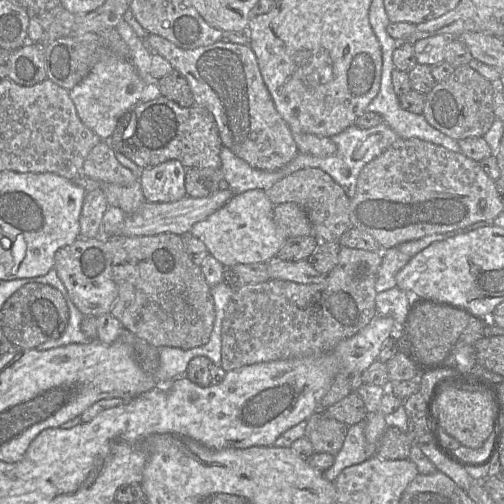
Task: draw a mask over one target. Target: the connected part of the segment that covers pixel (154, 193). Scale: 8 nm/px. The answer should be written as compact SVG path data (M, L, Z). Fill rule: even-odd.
M169 160L143 169L140 185L147 202L169 203L184 198L186 168L177 160Z

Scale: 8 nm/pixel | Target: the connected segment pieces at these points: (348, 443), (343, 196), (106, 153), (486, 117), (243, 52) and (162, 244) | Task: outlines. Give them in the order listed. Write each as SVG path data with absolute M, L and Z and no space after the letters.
M365 420L349 426L344 444L335 455L333 465L323 473L328 481L333 482L343 469L374 456L374 449L366 442L364 428Z
M319 168L300 169L264 191L274 205L296 203L306 213L313 228L313 235L319 243L338 241L341 235L352 227L349 214L351 198L329 174Z
M109 140L99 141L86 157L82 175L101 183L128 186L138 180L129 169L122 166L115 156Z
M469 65L454 67L448 79L436 83L426 94L423 115L433 127L457 141L483 137L496 119L493 109L495 85Z
M149 34L145 43L186 78L194 105L210 111L222 145L238 158L253 168L274 171L288 164L299 153L292 131L276 109L249 44L223 39L208 46L183 49L156 34Z
M162 233L153 236L139 237L113 235L104 239L106 239L107 249L111 254L113 280L118 287L118 298L113 305L110 314L118 319L125 329L156 348L176 347L188 350L207 344L210 339L216 317L214 299L211 293L211 287L206 282L201 267L196 265L186 252L182 236L173 233Z

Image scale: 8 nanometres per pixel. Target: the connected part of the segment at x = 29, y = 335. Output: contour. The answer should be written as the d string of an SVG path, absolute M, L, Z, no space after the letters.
M28 283L13 293L2 307L1 330L6 338L22 349L34 349L38 345L58 339L68 326L70 312L59 290L42 283Z

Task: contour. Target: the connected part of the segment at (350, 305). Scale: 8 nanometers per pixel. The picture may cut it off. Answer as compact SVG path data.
M341 247L338 264L328 274L327 278L321 283L300 284L286 280L269 279L268 281L256 284L243 284L238 289L234 290L234 293L225 309L221 329L221 338L222 338L221 367L226 372L228 372L250 364L290 358L318 357L330 352L340 341L356 335L359 331L361 331L368 324L370 324L373 321L373 319L377 316L375 302L377 292L375 290L375 282L377 278L377 272L381 263L382 263L381 251L375 252L362 249Z

